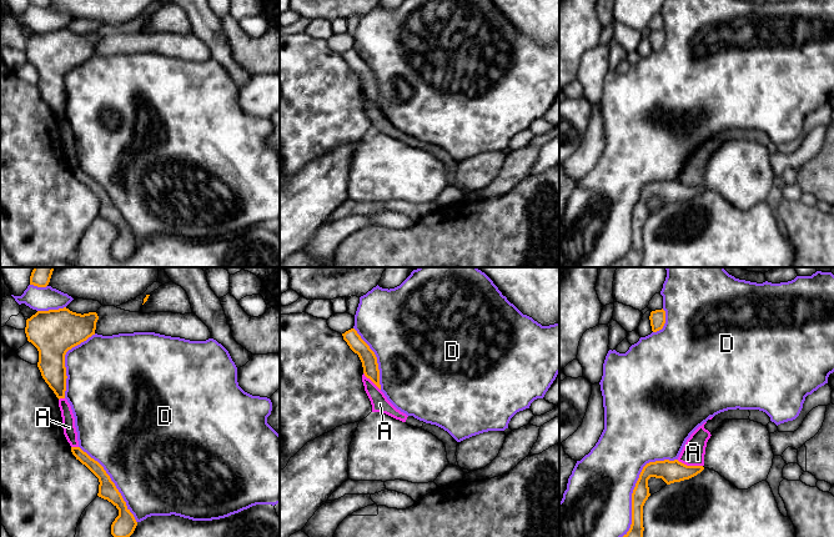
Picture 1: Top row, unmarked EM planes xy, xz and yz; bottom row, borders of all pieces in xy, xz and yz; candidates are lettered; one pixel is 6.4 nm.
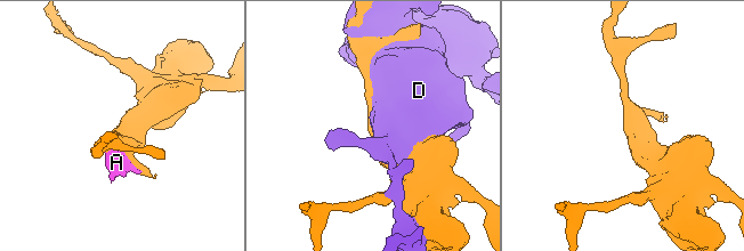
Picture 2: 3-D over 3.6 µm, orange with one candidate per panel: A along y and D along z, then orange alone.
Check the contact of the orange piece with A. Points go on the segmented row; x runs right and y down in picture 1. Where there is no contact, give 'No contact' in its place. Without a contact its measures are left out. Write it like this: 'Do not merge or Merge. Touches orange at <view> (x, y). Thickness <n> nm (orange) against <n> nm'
Do not merge. Touches orange at yz (689, 466). Thickness 140 nm (orange) against 150 nm

